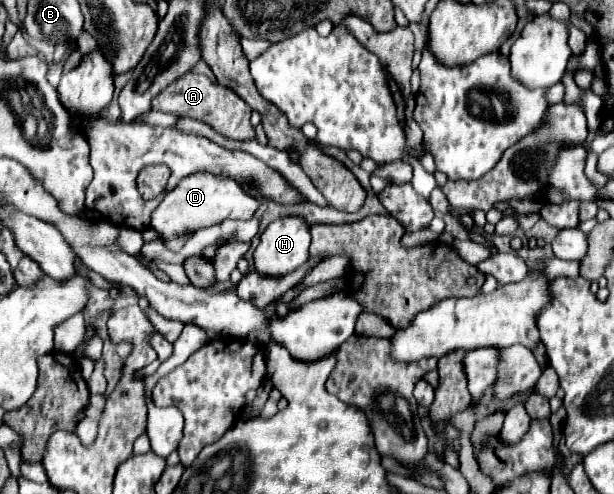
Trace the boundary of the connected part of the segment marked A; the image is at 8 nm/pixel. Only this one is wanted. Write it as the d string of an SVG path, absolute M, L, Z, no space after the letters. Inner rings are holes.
M196 73L182 75L180 79L170 83L164 91L160 91L152 99L152 109L163 113L176 113L176 115L182 115L182 117L198 119L198 121L210 125L220 135L230 137L230 139L238 139L238 141L254 139L254 129L250 125L252 109L234 91L230 91L228 87L222 87L218 83L212 83L204 75L196 75Z

